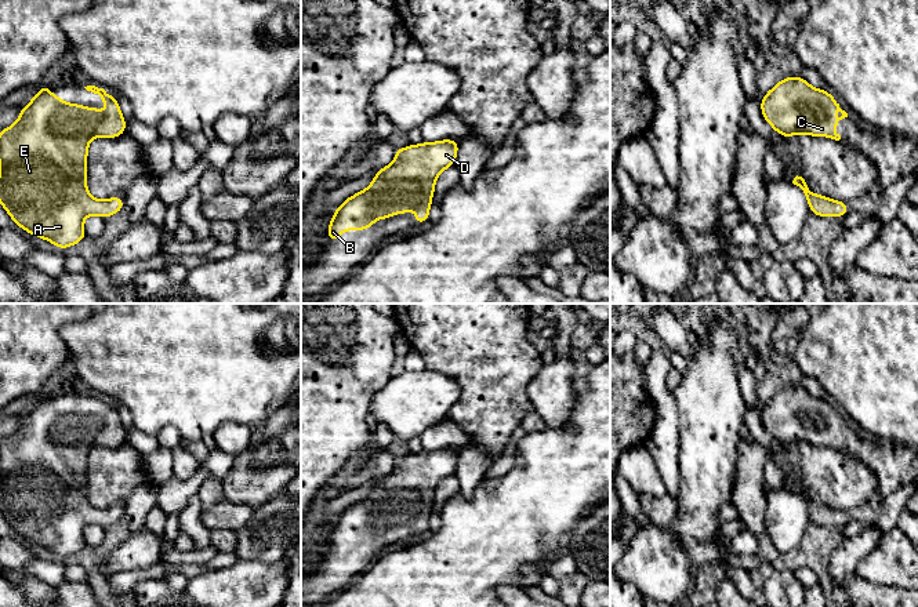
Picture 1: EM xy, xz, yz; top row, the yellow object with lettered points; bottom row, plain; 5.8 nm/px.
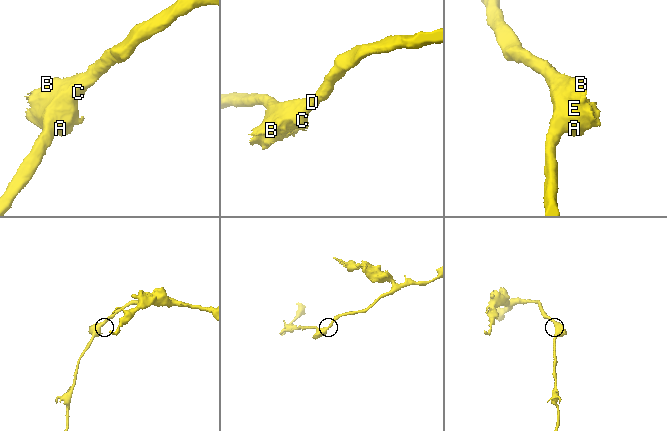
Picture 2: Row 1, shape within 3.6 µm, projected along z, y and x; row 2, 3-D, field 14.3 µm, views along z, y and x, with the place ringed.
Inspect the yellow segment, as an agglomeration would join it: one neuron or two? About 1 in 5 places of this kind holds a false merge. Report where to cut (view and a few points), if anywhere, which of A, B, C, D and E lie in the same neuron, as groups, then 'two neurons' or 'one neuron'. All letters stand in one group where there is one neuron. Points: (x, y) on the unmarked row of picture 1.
cut none; groups A B C D E; one neuron

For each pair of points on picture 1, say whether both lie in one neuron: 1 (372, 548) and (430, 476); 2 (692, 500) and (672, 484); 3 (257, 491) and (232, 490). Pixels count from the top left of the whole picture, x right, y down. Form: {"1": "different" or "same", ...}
{"1": "same", "2": "different", "3": "same"}

